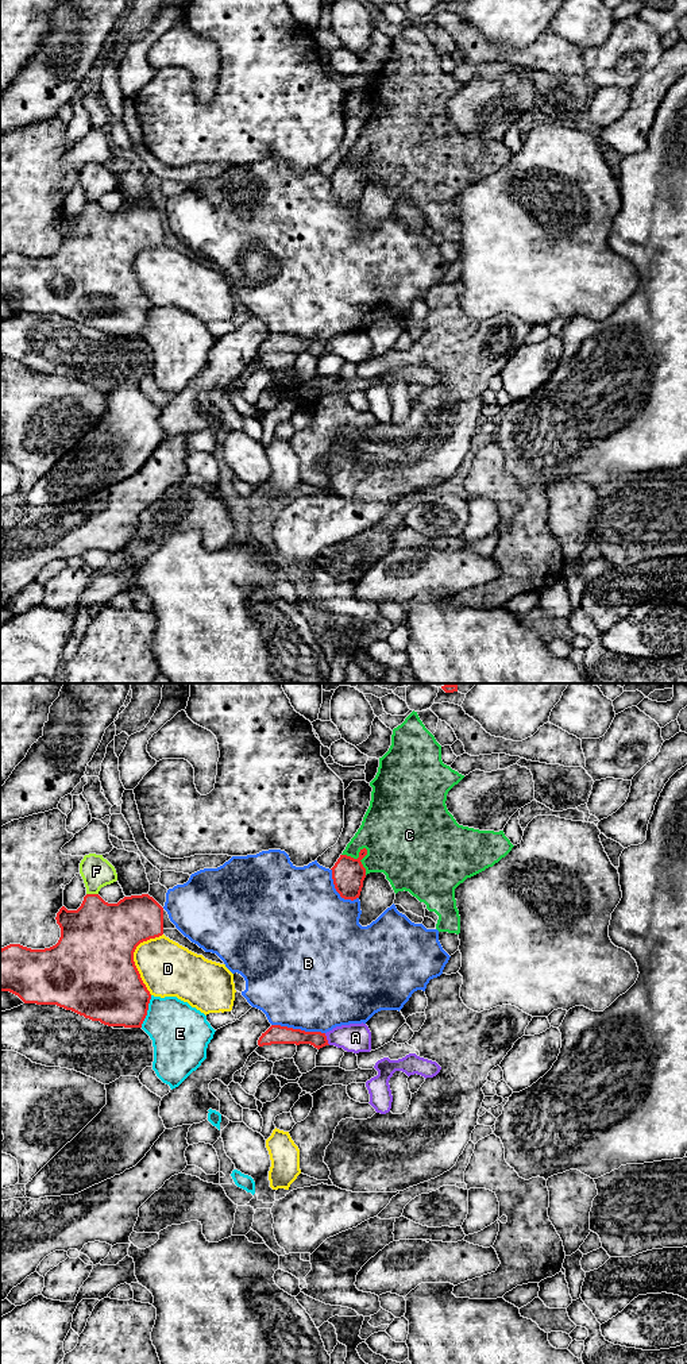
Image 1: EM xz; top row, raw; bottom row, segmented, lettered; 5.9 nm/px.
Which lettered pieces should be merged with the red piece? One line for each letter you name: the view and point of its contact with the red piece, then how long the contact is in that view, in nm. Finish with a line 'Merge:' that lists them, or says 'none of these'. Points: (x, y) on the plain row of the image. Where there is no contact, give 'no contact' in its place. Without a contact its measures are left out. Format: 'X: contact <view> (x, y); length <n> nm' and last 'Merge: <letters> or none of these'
Merge: none of these

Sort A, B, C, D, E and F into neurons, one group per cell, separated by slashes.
A / B / C / D / E / F

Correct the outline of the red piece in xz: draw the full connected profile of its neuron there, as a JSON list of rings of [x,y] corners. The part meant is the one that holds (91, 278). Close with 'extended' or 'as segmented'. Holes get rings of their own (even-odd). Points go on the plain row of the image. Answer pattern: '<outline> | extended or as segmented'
[[[86,203],[77,219],[62,215],[55,228],[61,236],[55,254],[31,258],[9,253],[0,258],[0,300],[9,300],[24,312],[57,313],[108,335],[142,336],[151,303],[135,274],[134,261],[140,251],[163,243],[163,216],[148,203],[124,205],[117,212]]] | as segmented

